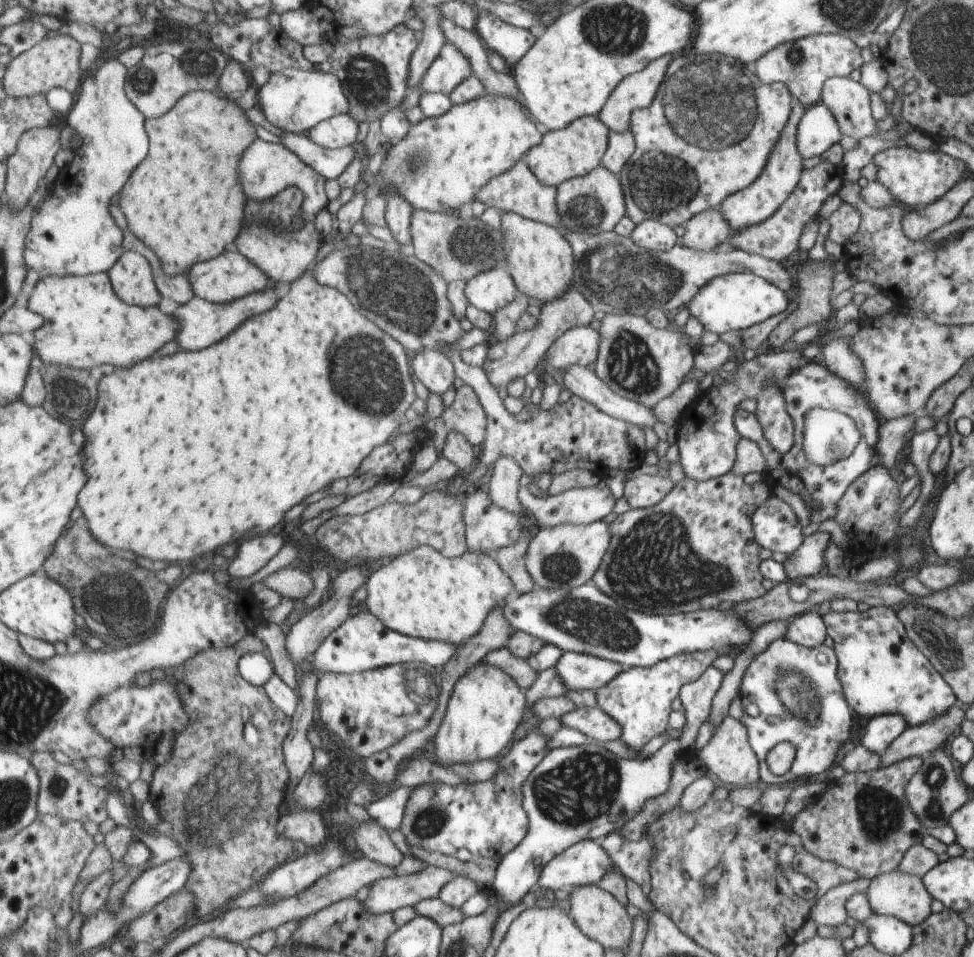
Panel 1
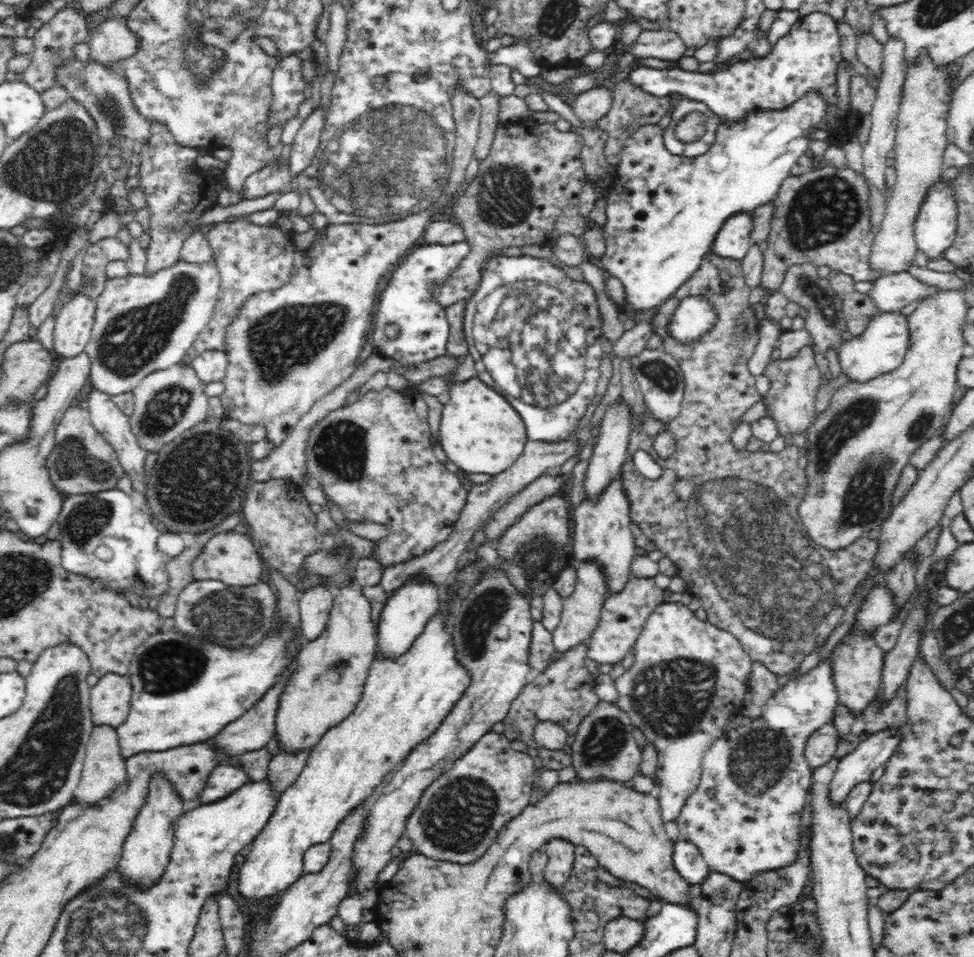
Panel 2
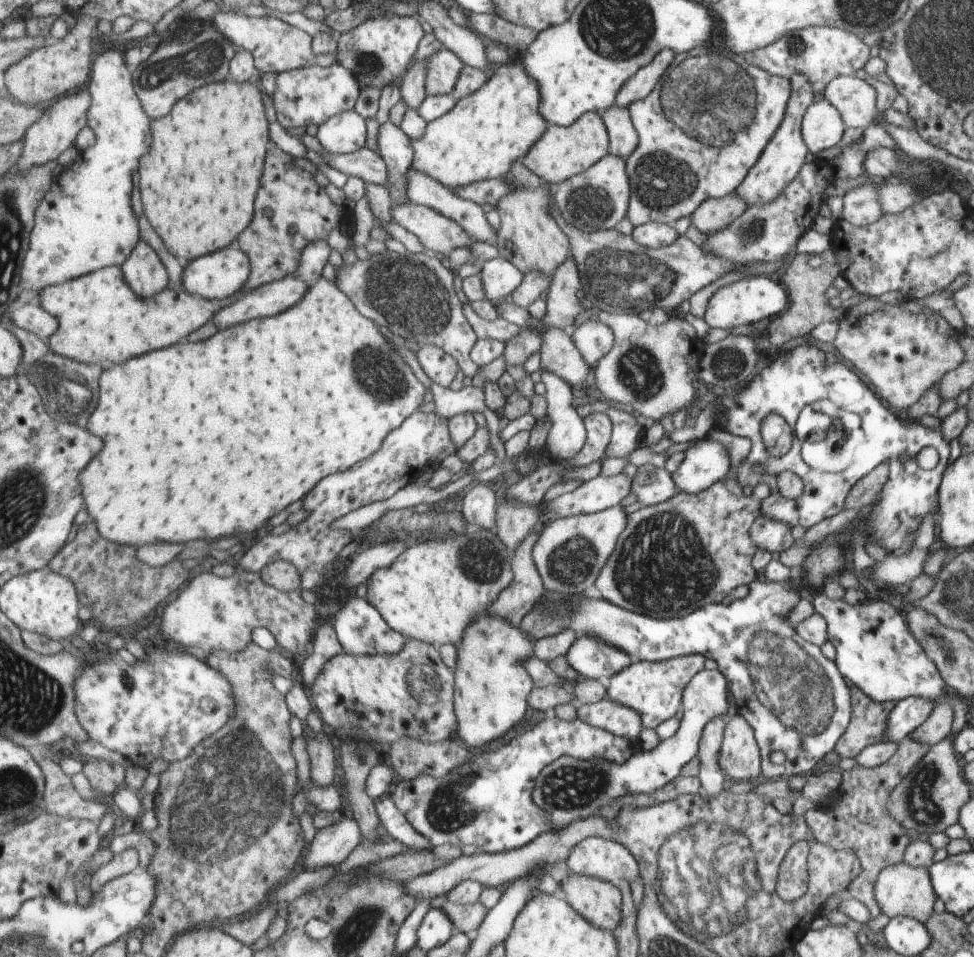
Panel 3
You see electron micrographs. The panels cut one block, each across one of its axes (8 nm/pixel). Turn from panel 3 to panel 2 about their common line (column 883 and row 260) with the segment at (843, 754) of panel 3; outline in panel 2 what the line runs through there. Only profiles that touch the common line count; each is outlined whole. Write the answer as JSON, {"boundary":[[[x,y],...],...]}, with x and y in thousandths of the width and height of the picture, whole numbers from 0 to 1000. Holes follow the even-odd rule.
{"boundary":[[[734,262],[725,264],[723,272],[719,275],[717,282],[710,285],[710,288],[702,295],[701,299],[698,299],[694,306],[690,308],[687,313],[684,313],[678,318],[675,322],[676,325],[669,333],[670,347],[678,351],[681,355],[680,365],[687,368],[696,378],[697,383],[700,386],[703,406],[701,410],[701,419],[699,422],[698,431],[688,440],[686,444],[682,444],[677,439],[674,439],[666,428],[663,428],[657,437],[652,437],[650,433],[647,435],[647,442],[649,442],[649,451],[647,451],[647,460],[645,460],[645,468],[643,468],[643,476],[641,485],[637,489],[637,496],[640,499],[639,508],[643,511],[644,520],[648,528],[648,543],[650,546],[655,549],[661,556],[667,565],[674,568],[675,575],[679,576],[682,581],[688,583],[690,588],[694,591],[696,602],[700,603],[705,622],[708,628],[713,631],[719,632],[725,638],[725,645],[727,650],[732,654],[738,655],[740,658],[745,658],[754,664],[760,673],[767,680],[773,692],[781,692],[786,695],[791,701],[799,705],[805,705],[818,699],[820,694],[823,692],[826,684],[830,684],[836,676],[848,667],[856,658],[861,655],[867,646],[868,637],[871,637],[871,630],[875,629],[875,622],[881,609],[887,605],[888,598],[898,591],[898,582],[902,578],[902,568],[899,564],[891,561],[891,558],[885,559],[879,566],[873,567],[872,571],[863,572],[862,575],[849,575],[846,571],[839,569],[838,566],[834,565],[834,562],[830,560],[830,554],[825,551],[825,545],[821,542],[820,530],[823,528],[824,520],[829,518],[829,494],[828,491],[820,489],[821,479],[819,478],[820,468],[816,465],[811,465],[804,470],[772,470],[772,472],[765,470],[758,470],[749,460],[752,450],[756,447],[756,444],[760,443],[761,435],[776,420],[782,417],[782,414],[776,409],[774,392],[768,388],[768,376],[772,374],[774,370],[774,364],[778,359],[778,330],[774,330],[772,322],[770,322],[770,316],[768,310],[771,307],[771,301],[765,295],[764,285],[761,279],[760,271],[743,270],[736,266]],[[739,284],[747,284],[749,293],[749,305],[743,305],[742,297],[739,295]],[[705,309],[721,309],[727,310],[727,315],[733,319],[735,323],[735,329],[737,329],[737,336],[723,349],[719,351],[719,355],[715,357],[696,357],[692,355],[687,349],[685,344],[686,338],[689,335],[687,332],[692,326],[692,323],[697,319],[697,316]],[[678,451],[690,451],[690,456],[694,460],[693,472],[684,480],[680,480],[674,470],[671,469],[671,458],[678,454]],[[655,470],[661,470],[665,472],[669,478],[669,481],[674,485],[678,486],[680,495],[675,502],[666,502],[662,499],[655,490],[650,482],[650,475]]]}

